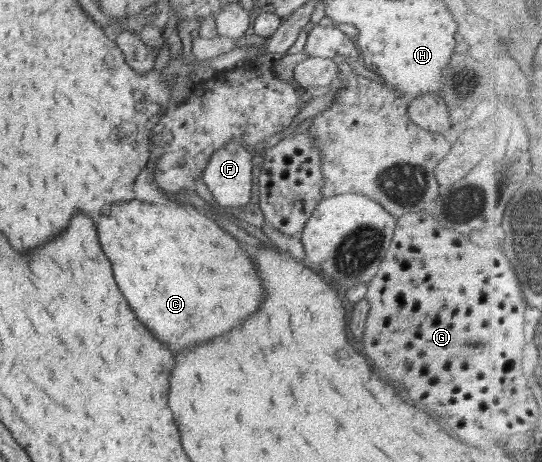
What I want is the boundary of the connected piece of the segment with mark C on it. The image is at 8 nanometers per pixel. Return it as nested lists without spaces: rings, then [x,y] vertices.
[[[136,198],[116,203],[98,217],[96,231],[100,245],[112,263],[114,279],[134,313],[160,341],[176,351],[230,331],[252,315],[262,301],[262,283],[248,249],[238,245],[238,240],[218,226],[213,217],[185,201],[179,201],[177,207],[150,204]]]

